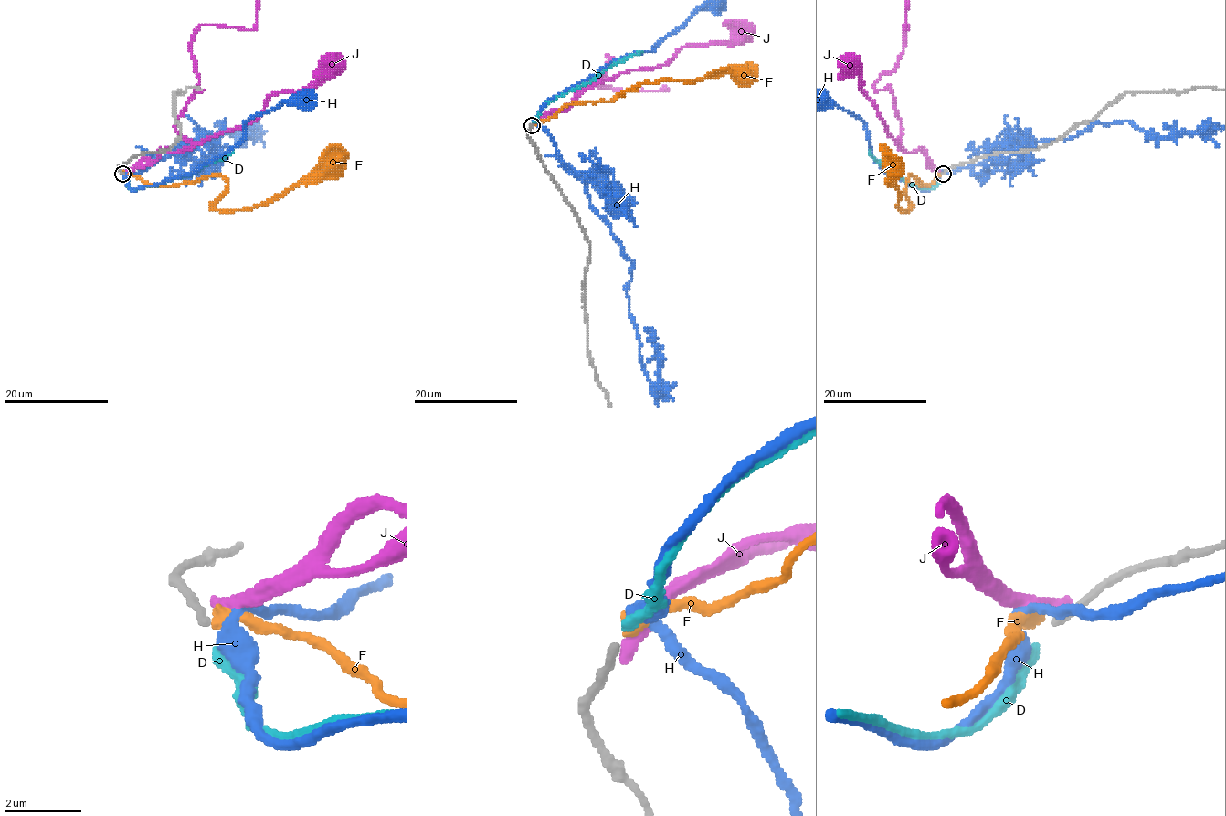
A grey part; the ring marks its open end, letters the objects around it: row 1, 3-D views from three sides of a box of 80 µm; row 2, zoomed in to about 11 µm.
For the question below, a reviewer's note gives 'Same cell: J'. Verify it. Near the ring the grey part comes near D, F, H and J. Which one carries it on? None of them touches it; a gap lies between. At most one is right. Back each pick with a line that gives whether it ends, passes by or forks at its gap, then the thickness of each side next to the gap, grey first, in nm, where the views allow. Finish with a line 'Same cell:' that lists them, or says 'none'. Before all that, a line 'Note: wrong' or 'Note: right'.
Note: wrong
Same cell: none

